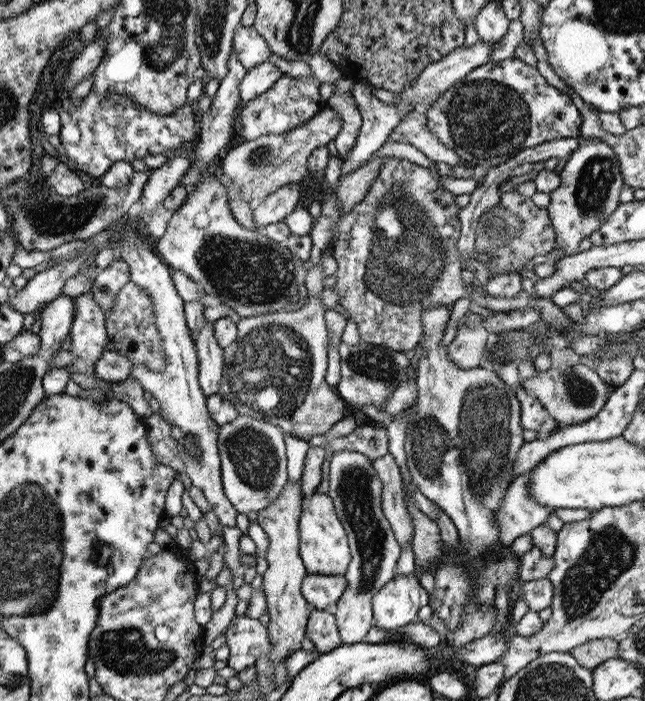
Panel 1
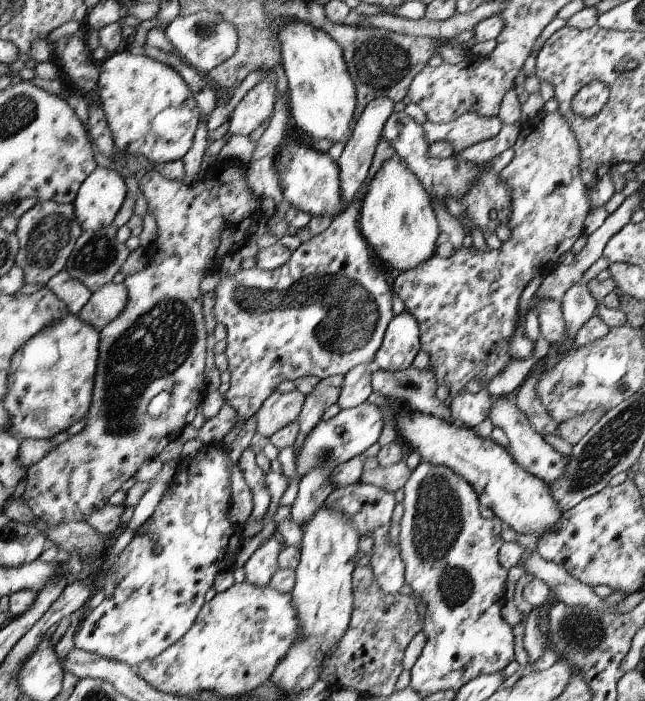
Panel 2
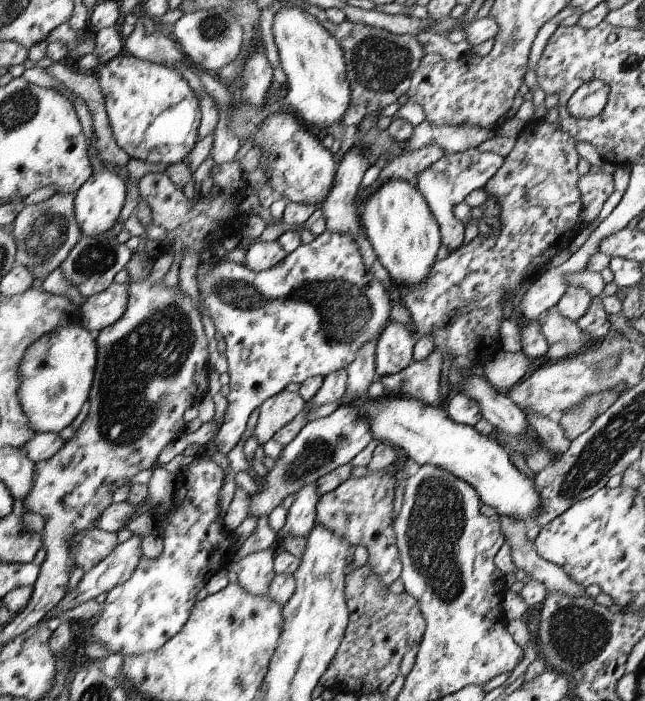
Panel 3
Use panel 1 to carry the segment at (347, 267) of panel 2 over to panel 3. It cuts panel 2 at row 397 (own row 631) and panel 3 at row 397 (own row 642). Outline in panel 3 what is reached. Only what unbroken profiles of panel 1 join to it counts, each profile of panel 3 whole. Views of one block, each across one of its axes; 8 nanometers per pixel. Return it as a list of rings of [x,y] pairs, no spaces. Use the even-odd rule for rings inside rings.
[[[329,230],[315,236],[311,244],[299,244],[283,262],[269,270],[251,272],[245,266],[217,260],[203,278],[197,276],[195,280],[199,294],[205,292],[205,306],[215,324],[215,332],[221,332],[225,342],[229,394],[223,422],[213,438],[217,452],[225,456],[241,440],[251,412],[267,398],[285,390],[287,384],[301,384],[305,378],[325,378],[335,370],[347,370],[357,350],[379,338],[389,326],[391,308],[395,304],[395,296],[365,270],[353,236]]]

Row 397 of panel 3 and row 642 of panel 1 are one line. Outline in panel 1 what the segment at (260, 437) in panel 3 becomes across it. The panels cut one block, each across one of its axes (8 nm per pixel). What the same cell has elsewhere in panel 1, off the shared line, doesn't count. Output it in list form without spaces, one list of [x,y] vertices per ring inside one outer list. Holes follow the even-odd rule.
[[[289,480],[277,500],[257,512],[257,524],[265,530],[269,538],[267,554],[267,570],[263,574],[263,590],[267,594],[267,614],[269,614],[269,640],[273,644],[269,662],[279,664],[287,660],[293,652],[301,650],[301,640],[305,638],[307,618],[309,618],[309,604],[301,594],[301,582],[307,576],[303,560],[299,556],[299,516],[303,512],[303,488],[301,480]]]

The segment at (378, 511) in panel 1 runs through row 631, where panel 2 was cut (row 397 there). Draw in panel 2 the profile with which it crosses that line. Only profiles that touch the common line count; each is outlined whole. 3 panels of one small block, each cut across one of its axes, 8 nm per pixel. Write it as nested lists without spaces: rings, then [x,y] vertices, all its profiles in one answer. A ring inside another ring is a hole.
[[[355,366],[351,372],[343,376],[343,384],[337,398],[337,404],[341,410],[351,410],[365,404],[365,400],[373,392],[371,372],[373,372],[373,366]]]

